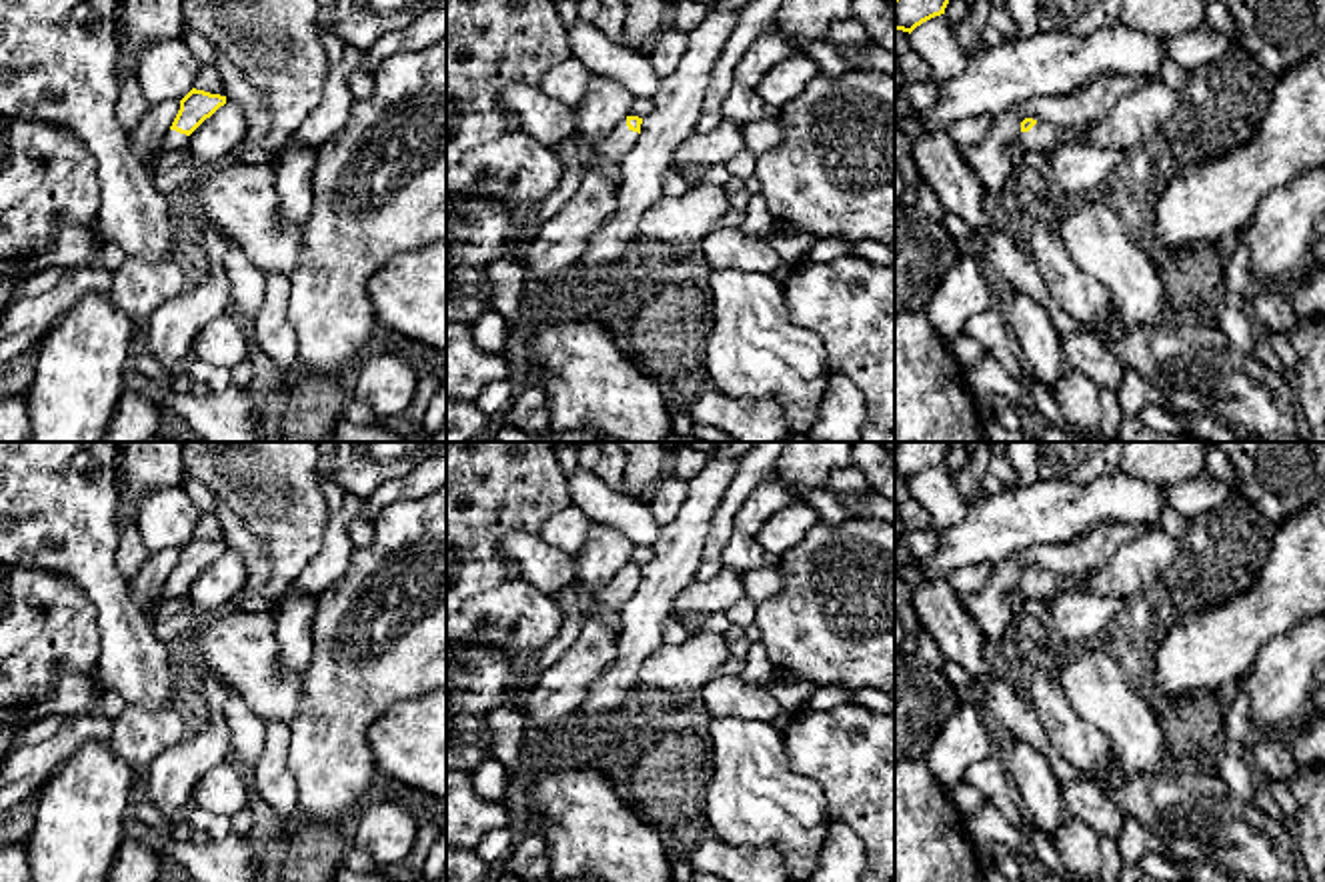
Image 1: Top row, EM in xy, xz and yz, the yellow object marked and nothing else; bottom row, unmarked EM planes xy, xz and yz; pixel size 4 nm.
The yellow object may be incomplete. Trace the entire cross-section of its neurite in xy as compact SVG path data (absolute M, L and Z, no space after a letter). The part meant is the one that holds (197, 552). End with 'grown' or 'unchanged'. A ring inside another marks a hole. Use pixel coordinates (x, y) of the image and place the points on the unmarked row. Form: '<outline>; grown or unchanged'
M192 536L180 548L180 558L170 578L164 582L162 602L144 614L152 618L166 600L188 594L190 582L224 552L226 544Z; grown

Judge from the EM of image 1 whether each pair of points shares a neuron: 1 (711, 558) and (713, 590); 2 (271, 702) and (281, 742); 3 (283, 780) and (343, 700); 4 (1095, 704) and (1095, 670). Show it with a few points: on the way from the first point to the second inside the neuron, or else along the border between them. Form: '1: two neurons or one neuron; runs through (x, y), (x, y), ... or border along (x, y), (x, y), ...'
1: two neurons; border along (725, 566), (715, 576), (697, 580)
2: two neurons; border along (267, 722), (285, 722), (289, 726)
3: two neurons; border along (289, 726), (289, 772), (297, 786), (295, 810)
4: one neuron; runs through (1095, 696), (1095, 678)

